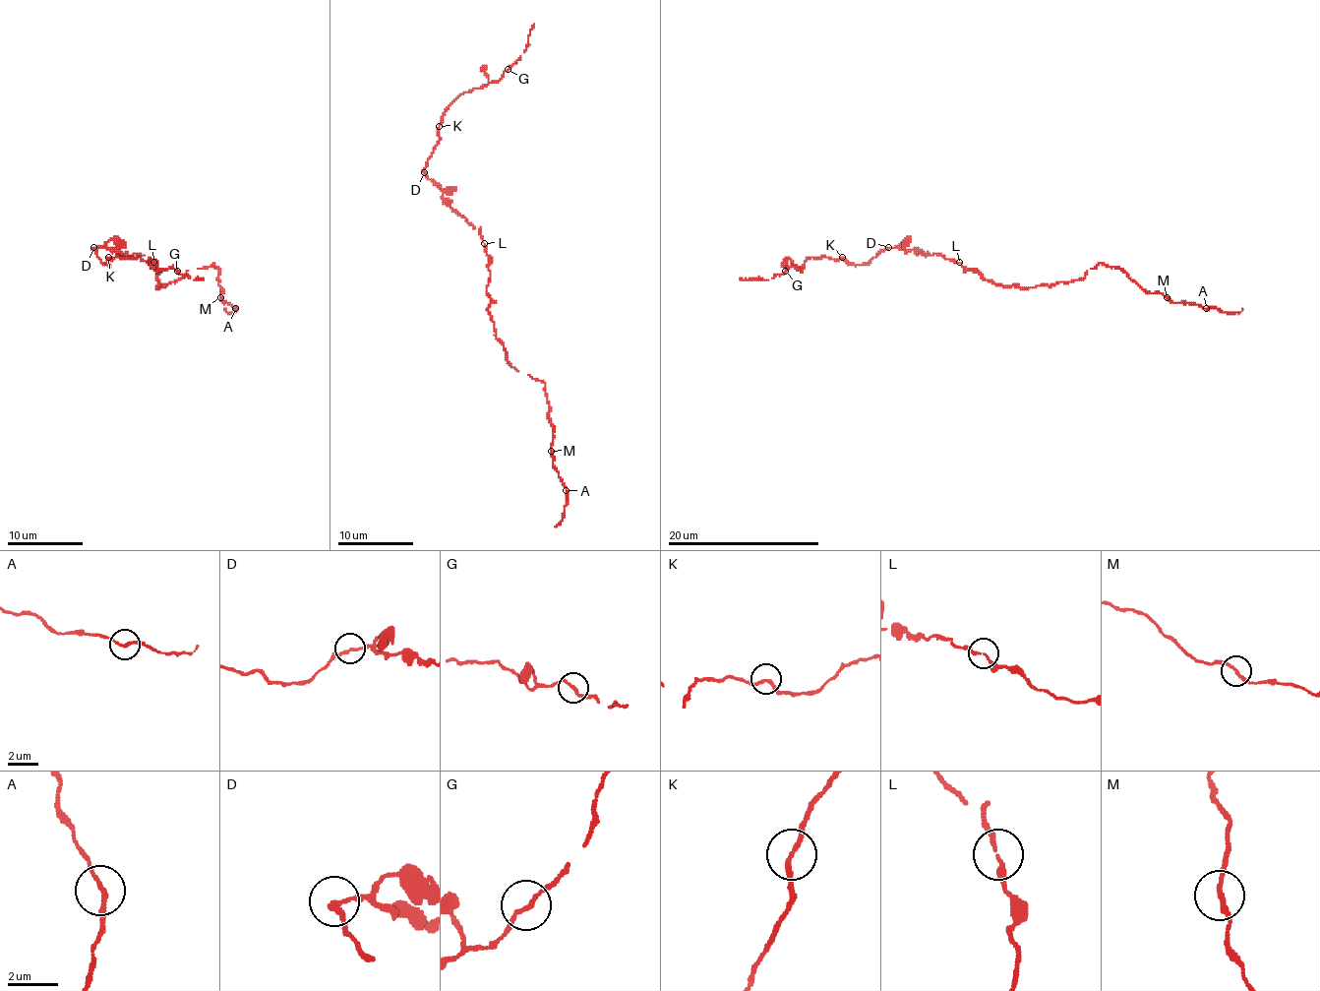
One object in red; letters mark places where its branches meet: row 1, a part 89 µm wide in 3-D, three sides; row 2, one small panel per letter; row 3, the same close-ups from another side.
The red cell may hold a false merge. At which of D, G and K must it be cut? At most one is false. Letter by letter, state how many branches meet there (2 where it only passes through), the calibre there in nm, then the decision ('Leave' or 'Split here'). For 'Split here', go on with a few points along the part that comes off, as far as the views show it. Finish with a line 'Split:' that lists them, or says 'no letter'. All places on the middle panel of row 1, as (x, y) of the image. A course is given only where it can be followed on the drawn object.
D: Branches: 2. Thickness 180 nm. Leave
G: Branches: 2. Thickness 170 nm. Leave
K: Branches: 2. Thickness 190 nm. Leave
Split: no letter

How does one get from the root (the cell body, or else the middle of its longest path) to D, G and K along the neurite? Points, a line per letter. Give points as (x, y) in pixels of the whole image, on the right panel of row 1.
D: (975, 271), (950, 261), (944, 255), (922, 255), (912, 249), (887, 248)
G: (975, 271), (944, 255), (899, 248), (887, 248), (863, 265), (808, 257), (801, 271), (785, 271)
K: (975, 271), (950, 261), (944, 255), (922, 255), (899, 248), (887, 248), (863, 265), (850, 265), (842, 257)

